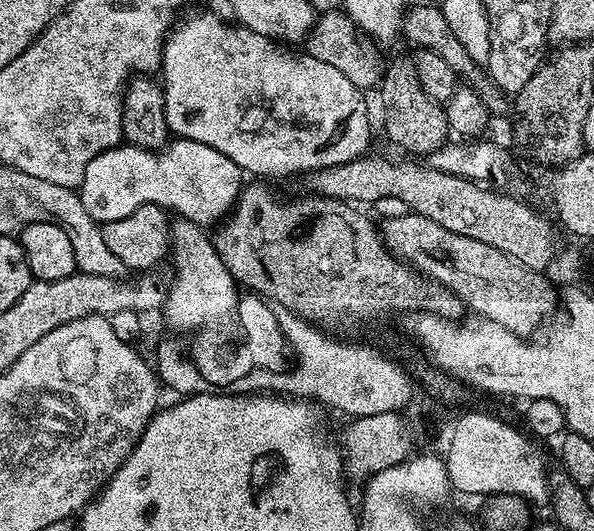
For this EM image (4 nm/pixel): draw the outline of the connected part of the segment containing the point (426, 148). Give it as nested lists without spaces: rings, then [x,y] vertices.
[[[411,59],[396,60],[383,69],[378,85],[380,108],[384,111],[384,132],[400,148],[408,152],[425,152],[431,154],[440,149],[449,139],[444,108],[418,82],[416,65]]]

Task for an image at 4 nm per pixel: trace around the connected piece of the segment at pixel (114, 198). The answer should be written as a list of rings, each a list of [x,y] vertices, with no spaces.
[[[176,138],[159,150],[121,144],[104,151],[86,168],[78,191],[82,206],[99,224],[126,218],[138,206],[152,204],[206,228],[227,217],[243,185],[243,169],[226,154],[206,143]]]

